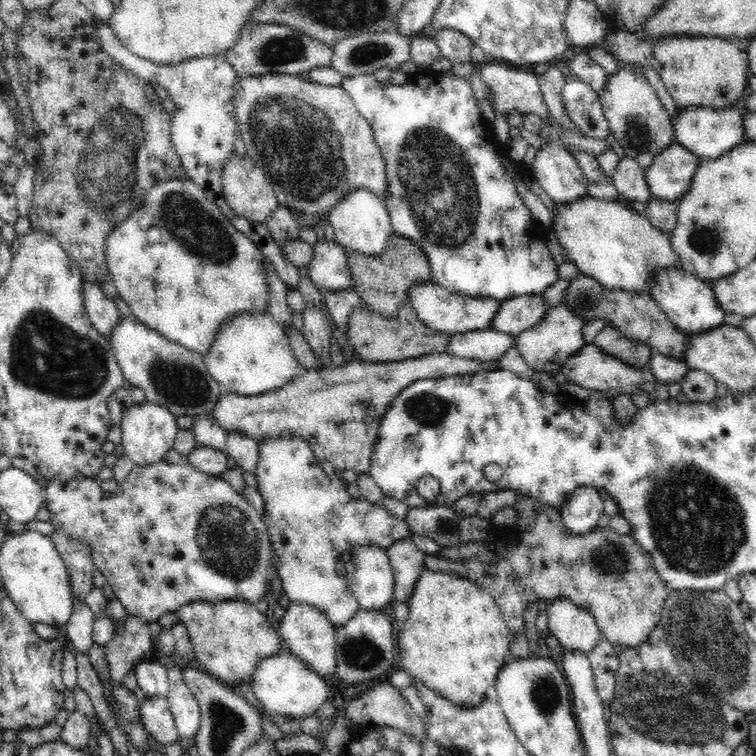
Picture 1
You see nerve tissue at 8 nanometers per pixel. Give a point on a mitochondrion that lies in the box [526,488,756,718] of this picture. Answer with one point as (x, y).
(712, 610)

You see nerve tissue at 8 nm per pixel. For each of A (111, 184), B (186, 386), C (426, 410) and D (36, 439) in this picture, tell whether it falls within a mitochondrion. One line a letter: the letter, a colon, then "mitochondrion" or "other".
A: mitochondrion
B: mitochondrion
C: mitochondrion
D: other

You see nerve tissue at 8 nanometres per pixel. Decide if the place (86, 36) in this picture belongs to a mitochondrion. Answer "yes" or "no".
no

